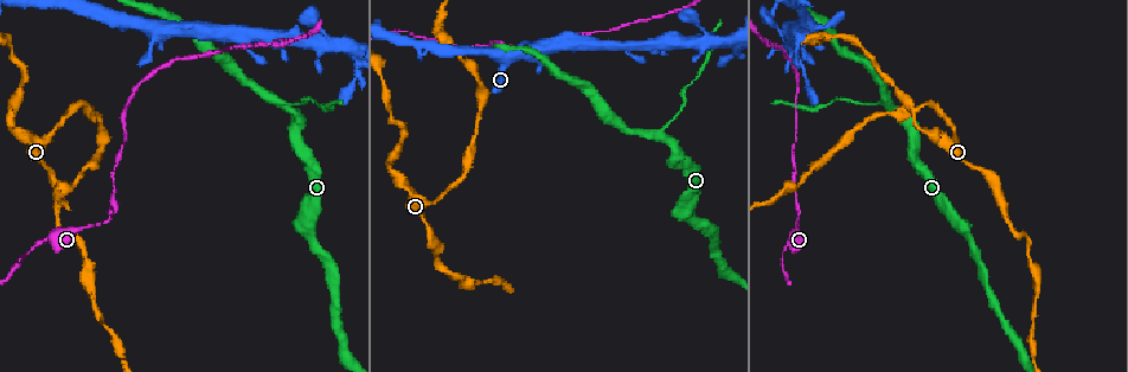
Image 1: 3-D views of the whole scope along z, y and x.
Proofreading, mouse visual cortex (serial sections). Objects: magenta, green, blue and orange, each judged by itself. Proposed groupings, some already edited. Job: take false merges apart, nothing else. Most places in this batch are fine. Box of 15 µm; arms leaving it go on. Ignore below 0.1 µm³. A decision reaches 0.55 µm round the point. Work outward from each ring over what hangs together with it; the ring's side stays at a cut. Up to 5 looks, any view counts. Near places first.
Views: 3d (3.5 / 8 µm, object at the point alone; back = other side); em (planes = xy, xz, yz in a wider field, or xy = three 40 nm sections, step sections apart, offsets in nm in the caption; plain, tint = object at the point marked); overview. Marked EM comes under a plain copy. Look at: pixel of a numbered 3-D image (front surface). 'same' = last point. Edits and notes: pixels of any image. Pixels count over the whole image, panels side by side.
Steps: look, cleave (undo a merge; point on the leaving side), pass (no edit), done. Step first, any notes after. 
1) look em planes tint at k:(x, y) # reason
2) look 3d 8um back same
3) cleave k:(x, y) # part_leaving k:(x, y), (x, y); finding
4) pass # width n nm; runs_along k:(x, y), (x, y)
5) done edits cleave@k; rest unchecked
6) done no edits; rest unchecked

look 3d 3.5um back at 1:(9, 116) # narrows sharply

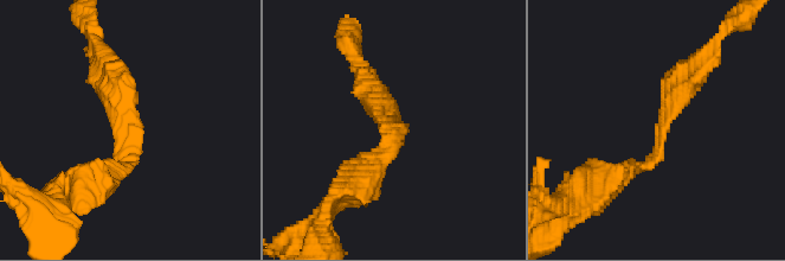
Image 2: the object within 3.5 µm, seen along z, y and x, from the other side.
look em xy step 3 tint at 2:(657, 137) # arm_widths 250, 350 nm

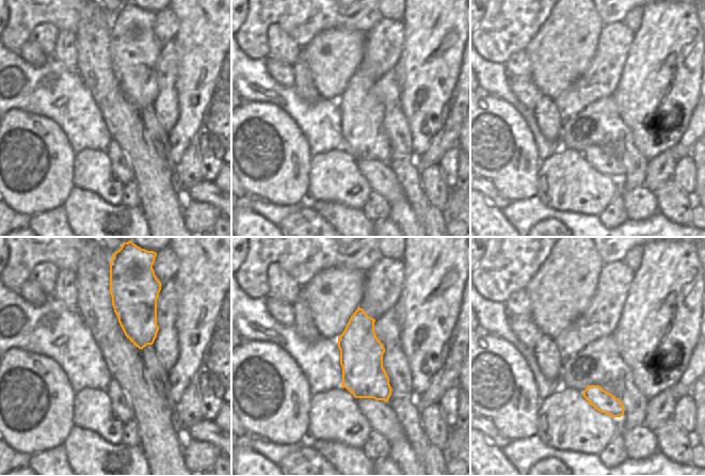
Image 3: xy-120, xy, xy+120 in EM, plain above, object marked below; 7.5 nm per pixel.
pass # all the same cell

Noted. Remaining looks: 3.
look 3d 3.5um at 1:(432, 202) # calibre changes

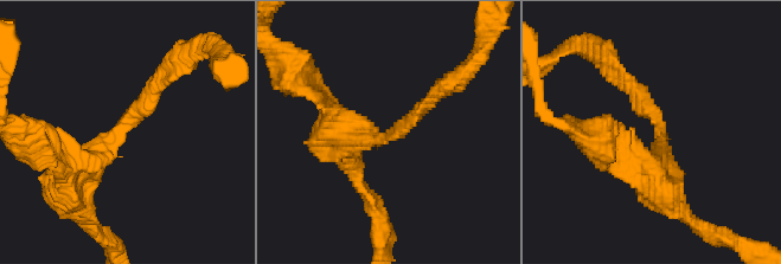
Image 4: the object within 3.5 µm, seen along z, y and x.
look em xy step 1 tint at 4:(390, 136) # arm_widths 200, 350 nm

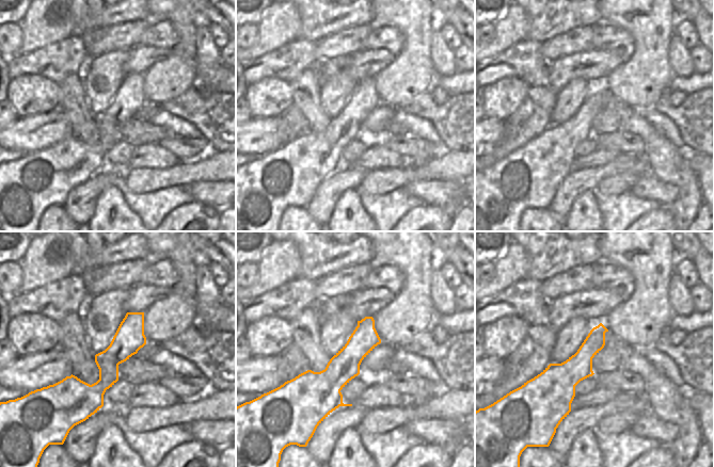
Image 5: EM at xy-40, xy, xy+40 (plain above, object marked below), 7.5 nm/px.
look em xy step 3 tint same # another direction

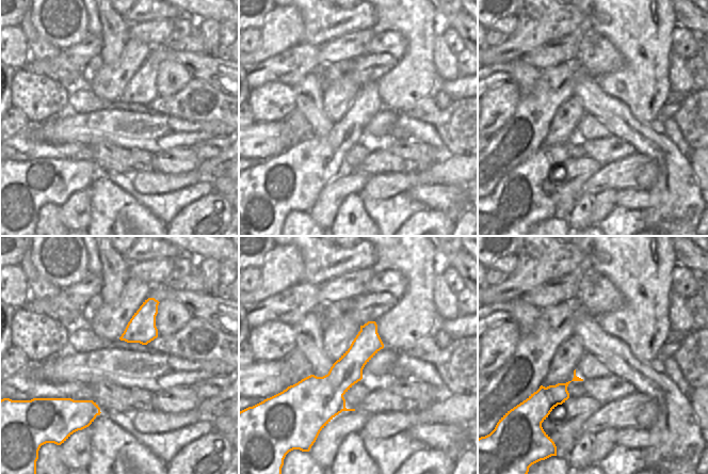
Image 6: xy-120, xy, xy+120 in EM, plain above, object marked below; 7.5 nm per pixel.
pass # continuous, no second cell

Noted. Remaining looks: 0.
done no edits; rest unchecked

